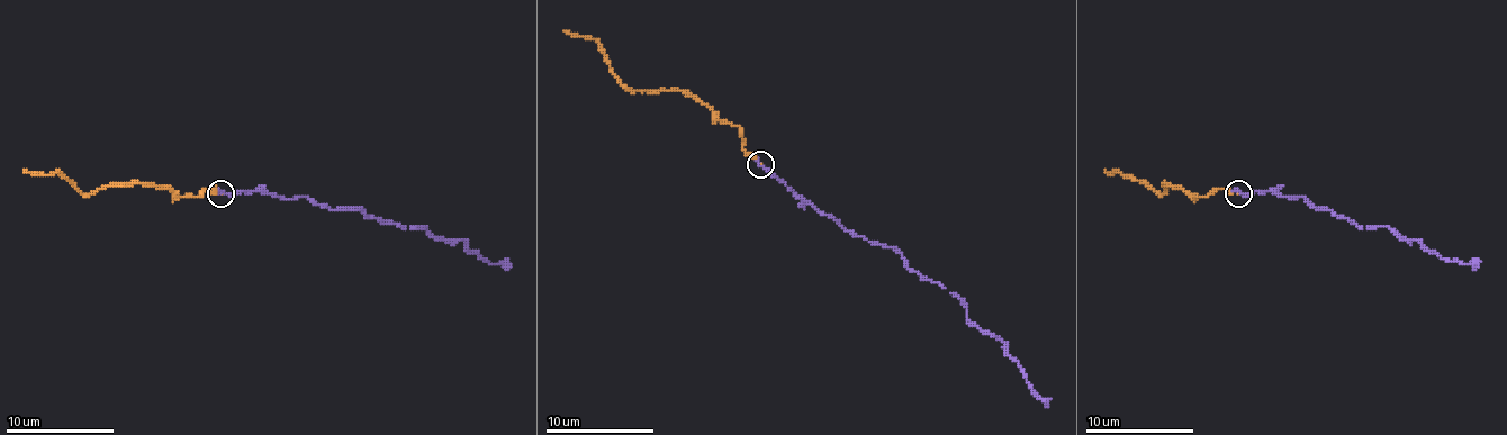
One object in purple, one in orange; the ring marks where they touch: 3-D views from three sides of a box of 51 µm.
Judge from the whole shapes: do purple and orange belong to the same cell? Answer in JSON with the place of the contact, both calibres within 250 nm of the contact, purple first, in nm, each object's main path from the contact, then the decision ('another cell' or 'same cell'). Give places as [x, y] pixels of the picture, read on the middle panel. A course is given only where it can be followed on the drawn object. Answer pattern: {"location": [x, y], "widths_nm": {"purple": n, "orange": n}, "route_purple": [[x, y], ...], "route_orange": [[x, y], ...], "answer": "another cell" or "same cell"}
{"location": [760, 164], "widths_nm": {"purple": 240, "orange": 70}, "route_purple": [[761, 163], [845, 228], [894, 247], [910, 269], [953, 293], [975, 326], [1002, 342], [1048, 407]], "route_orange": [[761, 163], [742, 147], [737, 125], [723, 123], [679, 90], [625, 88], [593, 38], [571, 36], [564, 30]], "answer": "same cell"}

